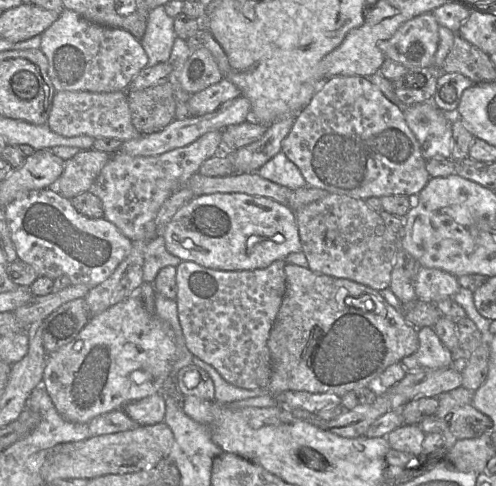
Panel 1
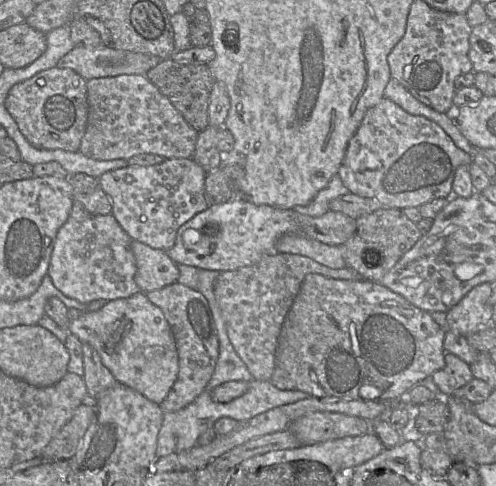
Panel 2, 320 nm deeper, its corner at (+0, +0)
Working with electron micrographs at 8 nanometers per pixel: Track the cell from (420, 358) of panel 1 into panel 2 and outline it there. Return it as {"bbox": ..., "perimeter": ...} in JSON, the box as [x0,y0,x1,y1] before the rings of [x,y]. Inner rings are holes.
{"bbox":[431,352,474,396],"perimeter":[[[446,352],[444,359],[444,368],[433,373],[431,378],[443,395],[451,396],[456,389],[464,387],[474,377],[470,365],[454,354]]]}

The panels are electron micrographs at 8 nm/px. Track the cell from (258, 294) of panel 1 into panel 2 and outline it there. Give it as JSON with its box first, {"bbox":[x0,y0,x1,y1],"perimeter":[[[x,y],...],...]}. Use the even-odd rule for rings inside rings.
{"bbox":[214,252,363,381],"perimeter":[[[273,252],[258,263],[232,271],[220,272],[214,283],[214,293],[225,322],[228,338],[245,363],[253,379],[268,381],[275,368],[276,351],[283,323],[308,274],[317,273],[332,279],[358,281],[363,278],[353,269],[333,269],[299,254]]]}

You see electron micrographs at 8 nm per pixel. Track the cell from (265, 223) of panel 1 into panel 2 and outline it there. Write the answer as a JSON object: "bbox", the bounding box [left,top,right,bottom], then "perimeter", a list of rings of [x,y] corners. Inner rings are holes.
{"bbox":[166,198,356,271],"perimeter":[[[241,198],[216,205],[196,214],[177,231],[174,246],[166,251],[176,264],[184,264],[207,270],[232,271],[258,263],[274,252],[277,240],[285,234],[300,234],[327,245],[343,245],[356,231],[356,219],[341,212],[328,211],[322,216],[312,217],[293,209],[281,209],[269,205],[256,205]]]}

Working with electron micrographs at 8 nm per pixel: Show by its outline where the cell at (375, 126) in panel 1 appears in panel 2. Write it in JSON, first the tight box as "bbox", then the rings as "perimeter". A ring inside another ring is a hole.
{"bbox":[337,97,473,210],"perimeter":[[[383,97],[377,105],[368,109],[365,113],[357,131],[348,143],[345,157],[338,170],[337,176],[341,179],[349,193],[363,198],[375,199],[383,206],[383,208],[402,210],[409,207],[419,208],[421,205],[438,198],[450,199],[453,196],[452,184],[456,170],[461,166],[468,167],[471,163],[473,163],[472,156],[459,149],[438,124],[423,116],[409,114],[393,101]]]}

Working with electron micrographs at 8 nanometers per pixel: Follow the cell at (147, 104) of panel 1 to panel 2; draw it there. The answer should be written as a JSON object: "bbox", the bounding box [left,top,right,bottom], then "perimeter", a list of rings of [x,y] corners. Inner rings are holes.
{"bbox":[145,58,216,133],"perimeter":[[[166,58],[161,59],[145,76],[198,133],[209,125],[209,96],[216,80],[207,64],[180,63]]]}

